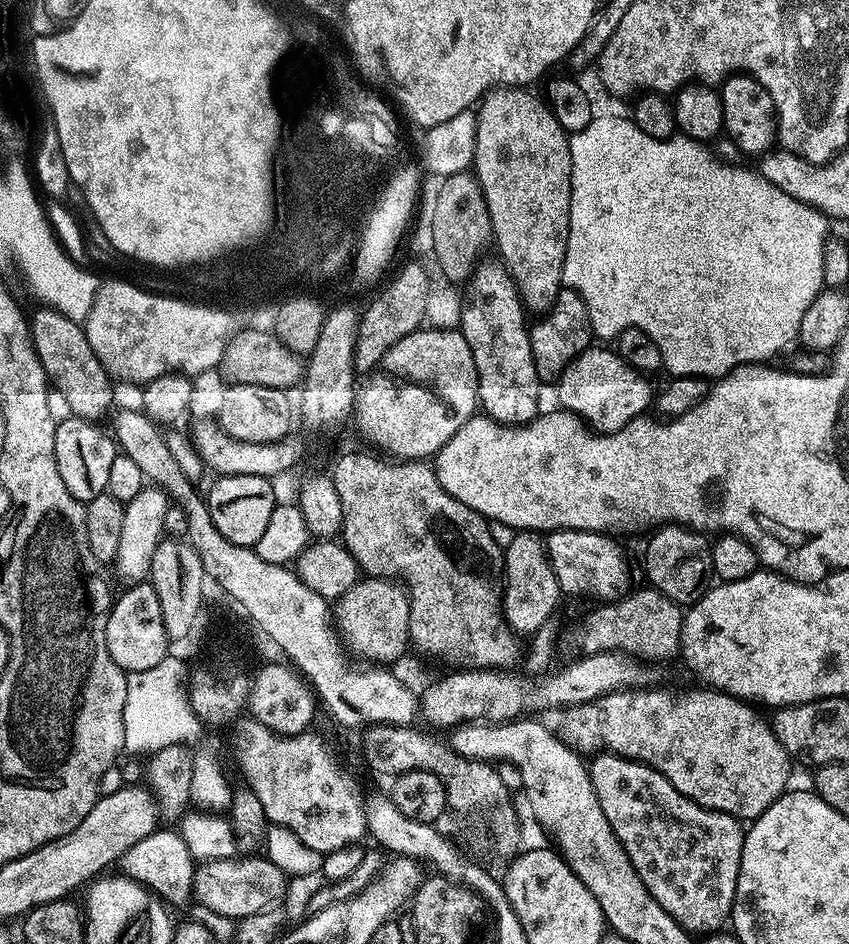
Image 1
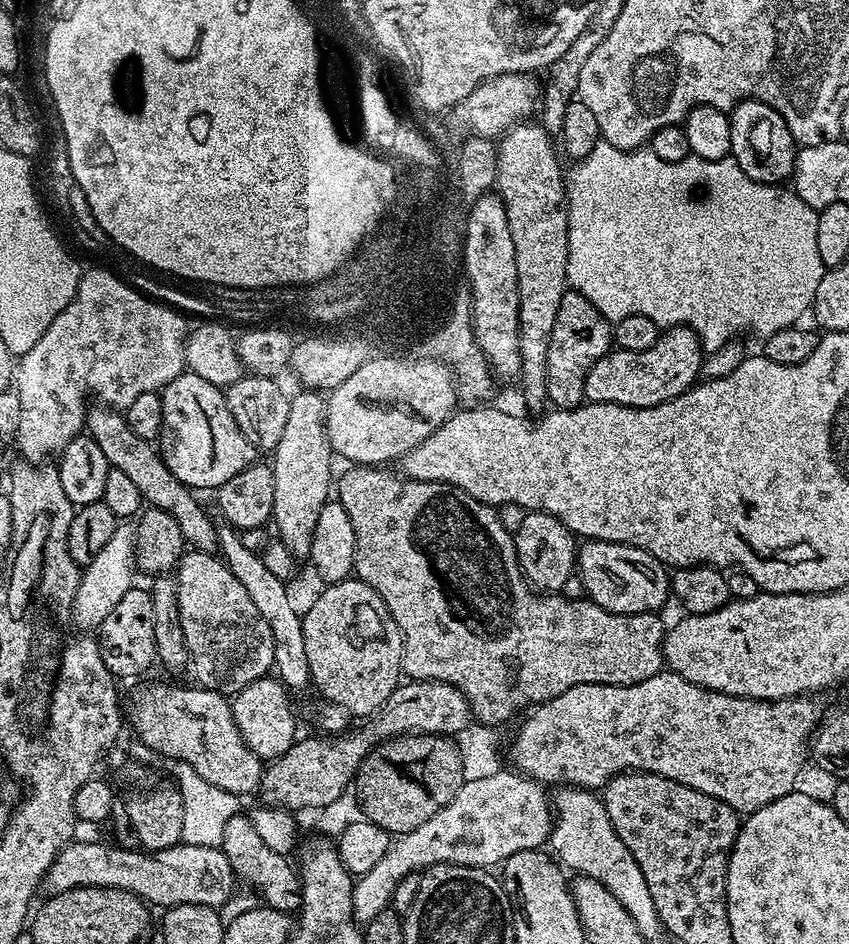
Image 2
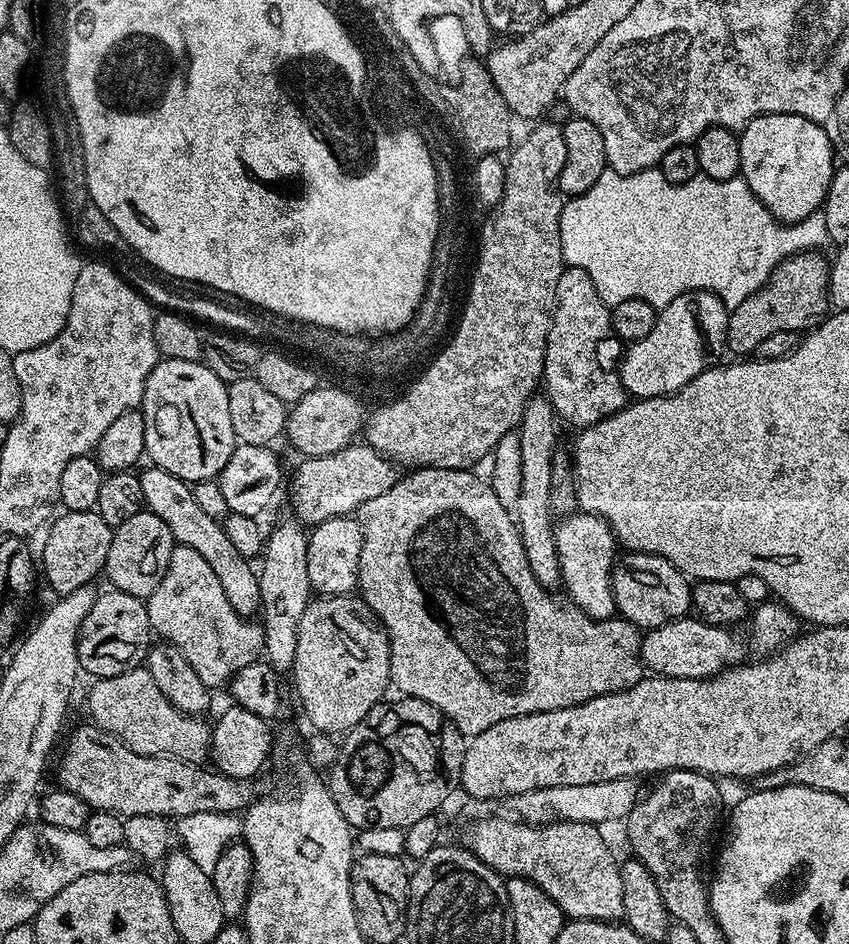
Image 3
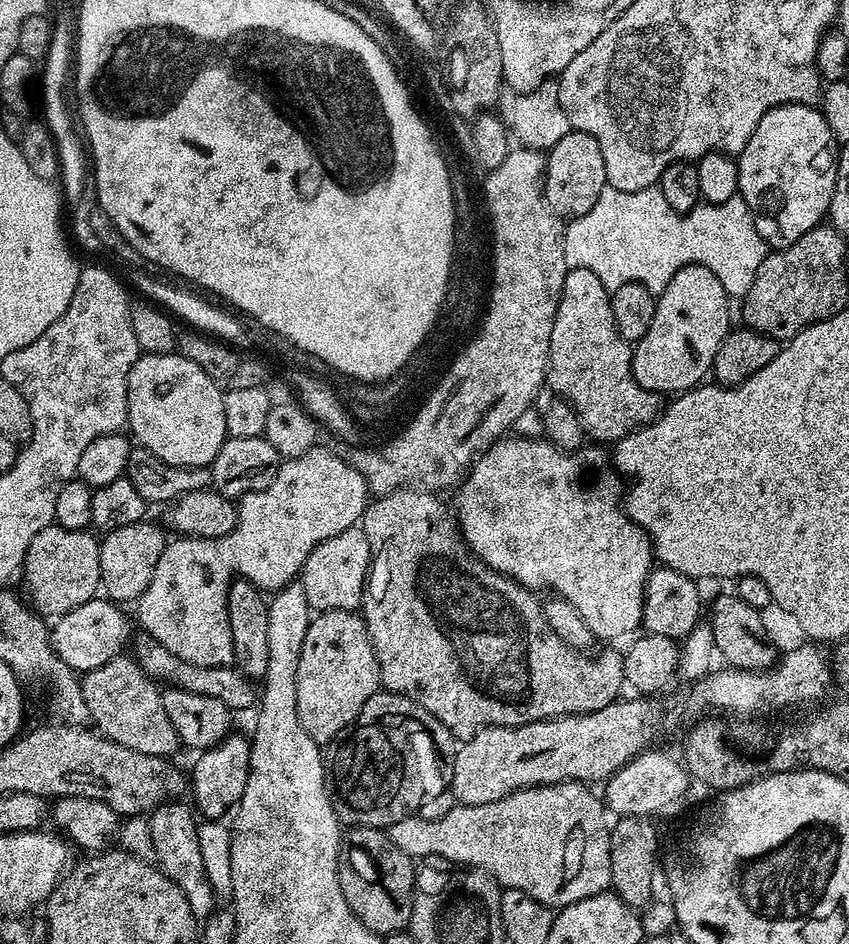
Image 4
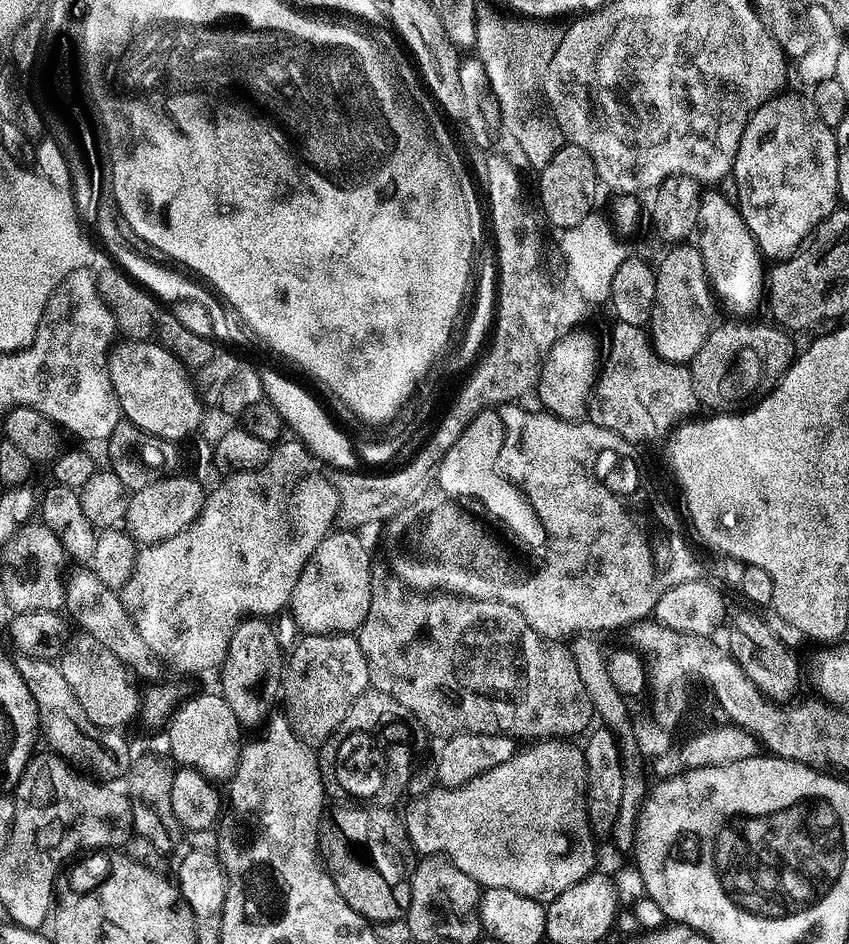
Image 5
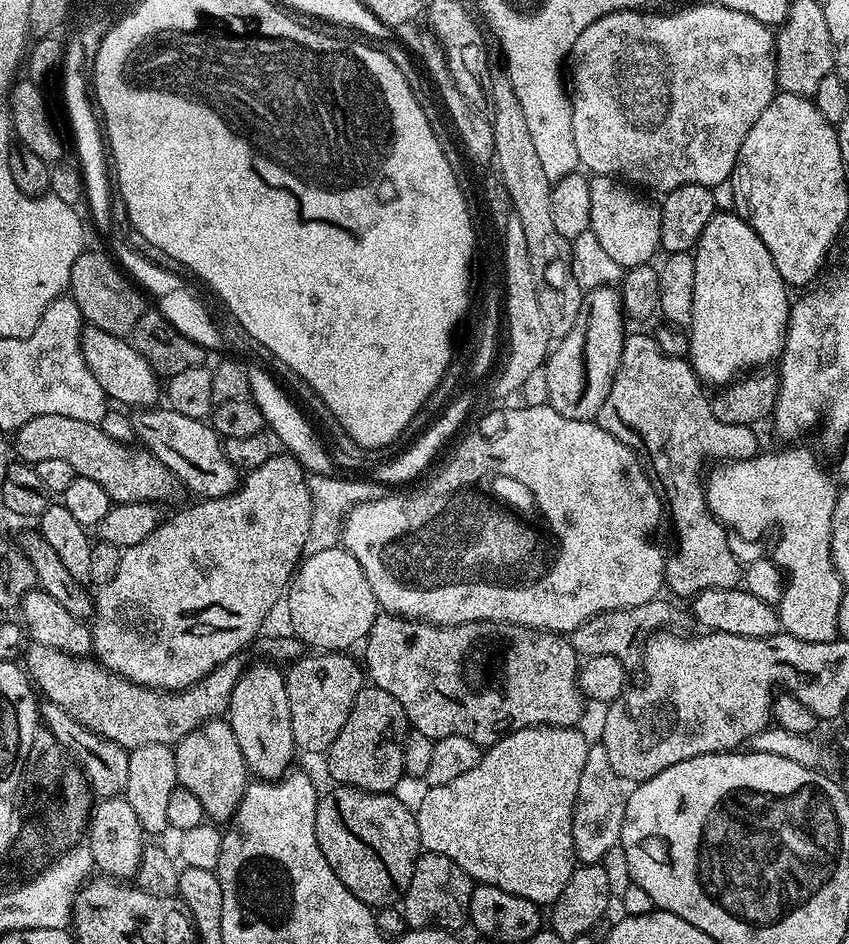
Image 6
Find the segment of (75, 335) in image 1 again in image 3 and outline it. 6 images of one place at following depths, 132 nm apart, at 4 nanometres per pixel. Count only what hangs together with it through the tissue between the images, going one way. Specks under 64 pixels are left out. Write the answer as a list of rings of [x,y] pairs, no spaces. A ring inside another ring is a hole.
[[[148,466],[145,472],[141,471],[139,478],[142,482],[145,509],[158,514],[158,518],[162,518],[166,526],[170,526],[170,534],[174,534],[177,545],[198,550],[198,554],[206,558],[210,570],[218,574],[218,582],[222,582],[226,599],[230,606],[234,606],[238,615],[245,618],[255,617],[260,611],[260,577],[257,569],[253,561],[247,556],[238,554],[236,547],[230,543],[230,538],[226,538],[223,523],[217,517],[205,514],[202,506],[198,506],[189,481],[180,480],[174,474],[155,466]]]

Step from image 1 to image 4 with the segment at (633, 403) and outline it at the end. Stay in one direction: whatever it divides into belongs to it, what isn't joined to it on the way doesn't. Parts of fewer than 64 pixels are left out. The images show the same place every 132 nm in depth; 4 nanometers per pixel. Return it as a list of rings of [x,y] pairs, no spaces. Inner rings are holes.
[[[701,264],[682,266],[656,297],[654,322],[642,339],[635,341],[632,376],[646,390],[679,394],[695,388],[712,371],[718,346],[728,337],[728,291],[710,269]]]

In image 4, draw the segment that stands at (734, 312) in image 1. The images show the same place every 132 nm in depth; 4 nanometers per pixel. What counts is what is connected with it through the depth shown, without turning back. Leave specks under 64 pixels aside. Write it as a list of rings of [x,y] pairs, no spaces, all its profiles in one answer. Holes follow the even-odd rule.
[[[656,186],[643,188],[637,192],[605,188],[598,202],[594,202],[590,214],[582,214],[582,218],[571,221],[565,227],[564,249],[569,268],[594,270],[594,274],[598,274],[598,278],[602,278],[602,282],[610,290],[630,282],[638,282],[659,294],[682,266],[701,264],[719,278],[732,298],[743,298],[747,294],[750,282],[754,282],[754,274],[758,274],[758,266],[762,266],[764,257],[770,251],[764,239],[758,234],[754,218],[739,194],[724,204],[701,202],[691,212],[681,214],[670,210],[666,198],[662,198],[659,187]]]

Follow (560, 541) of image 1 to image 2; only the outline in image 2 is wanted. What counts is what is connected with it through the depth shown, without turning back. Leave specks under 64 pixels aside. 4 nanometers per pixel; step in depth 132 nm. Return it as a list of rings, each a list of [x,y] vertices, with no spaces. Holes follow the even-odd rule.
[[[584,540],[576,554],[576,572],[584,588],[583,595],[593,600],[602,610],[614,614],[659,613],[660,607],[670,600],[670,572],[646,550],[638,550],[629,544],[608,544],[605,540]]]

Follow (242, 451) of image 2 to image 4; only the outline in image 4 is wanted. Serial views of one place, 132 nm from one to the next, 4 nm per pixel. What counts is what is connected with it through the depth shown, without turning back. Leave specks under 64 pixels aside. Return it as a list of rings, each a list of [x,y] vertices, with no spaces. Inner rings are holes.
[[[145,352],[134,362],[128,375],[127,427],[132,428],[135,443],[162,458],[162,462],[179,468],[208,468],[222,442],[229,437],[224,392],[217,381],[184,356],[176,352]]]

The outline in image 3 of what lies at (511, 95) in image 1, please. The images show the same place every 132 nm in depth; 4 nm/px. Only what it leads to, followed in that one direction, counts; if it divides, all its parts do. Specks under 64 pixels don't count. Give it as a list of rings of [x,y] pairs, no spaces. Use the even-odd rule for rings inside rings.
[[[533,396],[523,410],[519,426],[519,448],[522,454],[522,490],[514,509],[514,518],[520,530],[523,549],[530,562],[530,570],[538,582],[548,591],[555,591],[563,581],[558,545],[555,538],[554,521],[550,512],[552,502],[552,468],[556,453],[556,415],[547,397]]]

